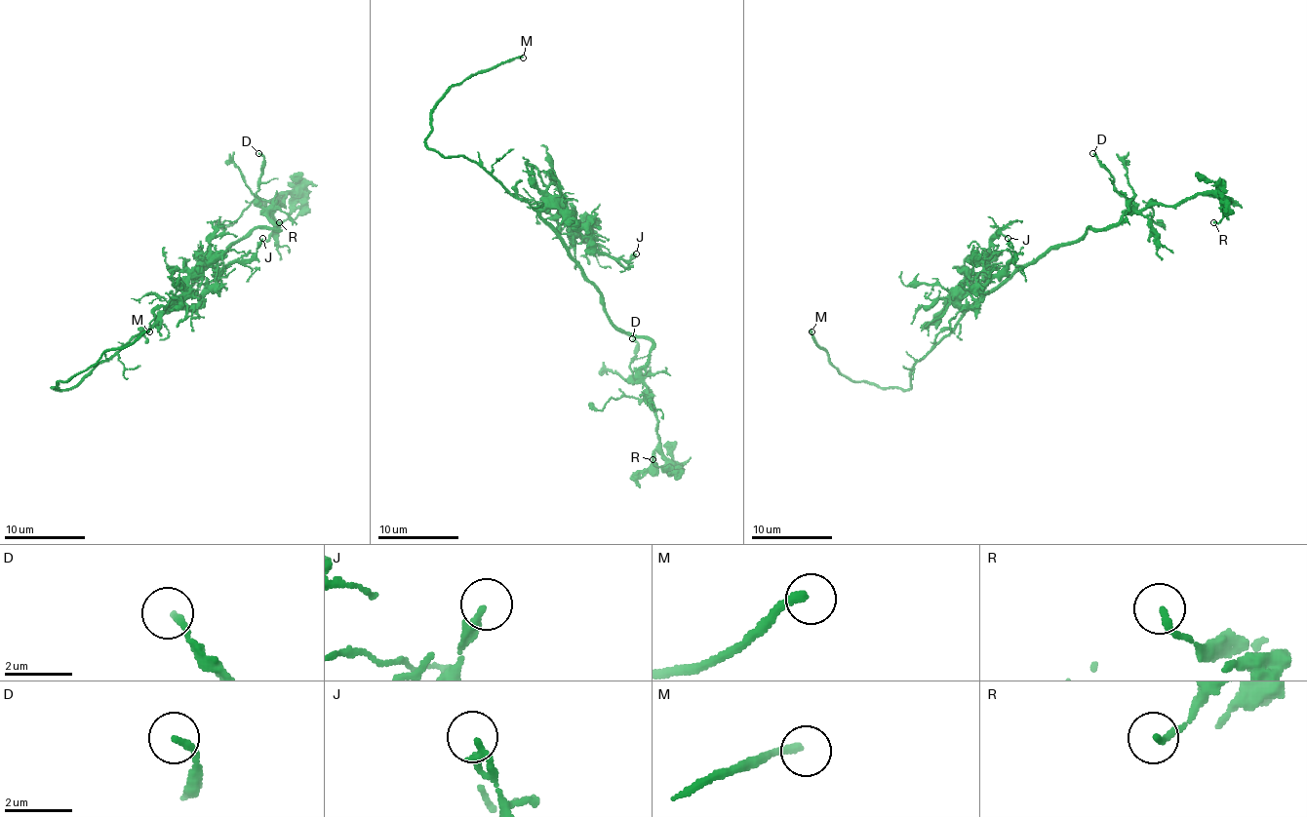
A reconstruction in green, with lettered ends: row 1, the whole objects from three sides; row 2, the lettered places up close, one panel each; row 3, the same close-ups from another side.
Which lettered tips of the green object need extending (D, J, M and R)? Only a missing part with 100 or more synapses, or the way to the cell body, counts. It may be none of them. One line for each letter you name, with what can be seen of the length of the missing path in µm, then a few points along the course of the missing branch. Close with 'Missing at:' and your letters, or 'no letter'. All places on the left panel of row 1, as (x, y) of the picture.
M: 35 µm | (149, 331), (260, 287), (303, 292), (348, 245)
Missing at: M

